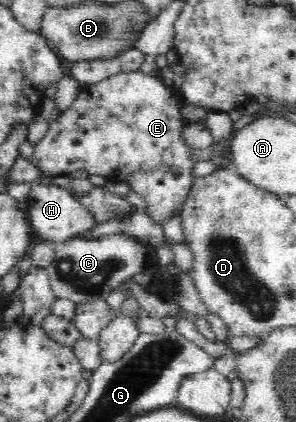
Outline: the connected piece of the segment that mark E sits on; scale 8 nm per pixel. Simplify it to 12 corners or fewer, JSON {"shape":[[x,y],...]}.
{"shape":[[158,78],[82,85],[30,162],[124,183],[156,226],[194,185],[197,150]]}

